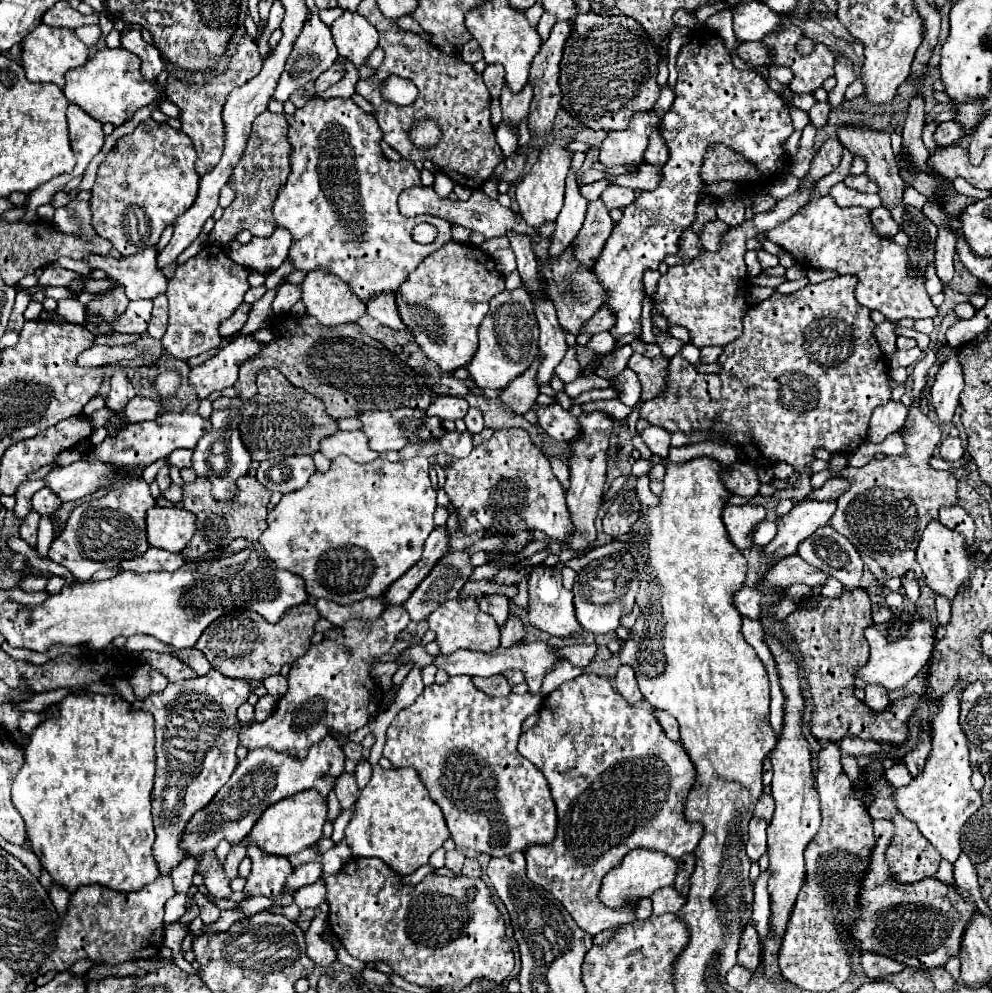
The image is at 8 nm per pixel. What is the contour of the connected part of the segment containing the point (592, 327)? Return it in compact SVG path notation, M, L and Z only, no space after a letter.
M602 308L594 314L594 318L590 318L586 322L586 328L582 328L582 334L598 334L598 332L604 332L604 330L610 330L614 326L614 312L610 308Z

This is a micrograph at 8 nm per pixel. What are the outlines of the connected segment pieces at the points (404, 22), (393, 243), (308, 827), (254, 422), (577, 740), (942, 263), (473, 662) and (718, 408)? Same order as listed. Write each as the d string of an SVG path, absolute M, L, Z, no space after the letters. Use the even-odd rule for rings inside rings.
M402 16L394 21L400 28L419 34L425 41L430 42L430 36L424 32L422 27L411 16Z
M310 98L304 108L296 110L296 114L290 118L290 130L288 140L292 144L290 154L290 166L292 174L288 176L286 186L280 188L278 200L274 202L274 218L276 224L290 230L292 234L292 248L290 248L290 260L298 270L326 270L336 276L340 276L350 288L360 296L364 302L368 302L370 296L378 292L398 292L398 284L434 250L442 248L452 236L450 236L450 224L442 218L434 216L414 216L406 218L398 212L396 200L398 194L406 188L420 186L420 172L414 168L410 160L392 162L382 156L380 140L382 130L374 116L366 114L362 108L358 108L352 98ZM420 222L434 224L438 228L438 236L432 244L416 244L412 240L412 228ZM368 224L366 232L360 232L364 228L354 226Z
M314 790L298 792L286 800L280 800L278 804L272 804L254 824L250 836L242 840L242 846L258 844L262 850L278 854L278 856L290 856L304 848L312 848L322 838L322 826L326 822L326 812L328 812L326 800L318 792Z
M264 368L256 378L256 385L258 393L250 400L224 400L222 398L222 400L214 402L216 410L222 410L226 406L236 406L244 414L240 432L242 432L242 440L244 440L248 452L252 454L252 460L262 462L262 460L276 460L276 458L286 458L286 456L300 456L300 454L312 456L314 452L318 452L320 440L338 432L338 422L326 414L326 406L322 404L322 400L314 398L312 394L308 394L302 388L292 386L286 380L286 376L282 376L276 368Z
M582 674L576 680L564 682L542 700L536 726L522 734L518 742L518 752L548 780L558 810L556 838L550 844L532 844L524 852L526 876L562 902L576 924L590 936L596 936L614 924L630 924L636 920L634 906L612 910L598 898L602 878L620 866L630 850L648 848L680 858L686 852L694 852L704 834L700 822L686 820L684 816L686 798L694 786L694 764L684 746L672 742L664 734L654 712L656 708L646 700L628 704L606 678Z
M928 200L926 208L922 210L926 216L938 226L938 238L936 238L936 256L934 256L934 266L936 266L936 276L940 278L942 286L946 286L952 276L954 276L954 244L956 236L952 234L952 228L958 226L956 220L950 220L946 212L942 212L942 206L934 200Z
M526 642L526 644L516 644L512 648L496 648L490 654L482 654L482 652L454 652L450 656L436 656L436 666L440 670L446 670L450 676L458 676L458 674L466 674L466 676L494 676L494 674L502 674L508 668L516 668L526 676L526 684L530 688L532 694L540 694L540 686L542 686L542 678L546 676L546 672L550 672L554 668L554 664L562 660L562 656L558 654L558 646L550 646L546 642Z
M846 274L846 276L836 276L832 280L826 280L826 282L820 282L820 284L808 284L806 288L794 292L794 294L774 294L770 296L768 300L752 306L748 310L748 314L744 316L744 334L726 344L724 346L724 354L720 356L720 364L722 364L722 370L718 374L700 374L696 372L696 368L686 362L680 354L676 354L674 358L670 358L670 384L666 386L666 392L662 396L658 396L658 400L648 400L642 404L640 408L640 418L644 418L646 422L650 424L658 424L658 426L664 426L666 430L670 432L684 432L684 434L690 434L694 430L702 430L702 428L712 428L712 430L718 430L718 432L726 432L726 436L722 440L728 440L728 442L734 442L744 454L740 458L738 464L732 464L728 472L722 474L722 480L726 484L726 488L732 492L732 494L738 494L738 496L746 496L746 498L754 498L758 494L758 478L756 478L756 468L764 464L764 458L770 460L770 462L788 462L794 466L794 470L800 474L800 478L792 484L792 486L786 486L784 490L778 490L774 492L774 498L776 500L792 500L792 502L800 502L804 500L806 496L812 494L812 486L810 486L810 478L812 478L812 462L814 462L814 450L816 448L824 448L828 452L838 452L838 454L852 454L864 440L866 440L866 432L868 432L868 422L870 422L870 416L874 412L876 406L880 404L886 404L890 400L890 394L892 394L892 384L890 384L890 378L886 374L886 362L884 362L884 354L882 350L878 348L878 342L874 338L874 328L876 324L872 322L870 318L870 310L868 308L862 308L862 304L858 304L858 300L854 298L854 288L856 288L856 282L858 278L852 276L852 274Z

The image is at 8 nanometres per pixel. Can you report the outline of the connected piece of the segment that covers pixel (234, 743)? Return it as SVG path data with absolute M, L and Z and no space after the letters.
M210 670L206 676L198 676L194 680L180 680L178 684L170 682L166 690L152 694L144 700L142 710L150 712L156 720L156 778L152 788L152 820L154 820L156 840L154 840L152 856L162 876L168 876L172 868L176 868L188 856L188 852L180 848L180 840L184 836L186 824L198 810L210 804L210 800L228 782L228 778L232 776L238 764L236 748L238 748L240 724L236 718L236 710L242 702L248 700L250 694L252 694L250 680L234 680L222 676L218 670Z

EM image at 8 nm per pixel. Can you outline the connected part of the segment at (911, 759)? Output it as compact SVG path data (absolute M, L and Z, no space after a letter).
M922 732L922 738L920 738L920 744L916 746L914 752L908 752L904 756L906 760L906 766L912 774L912 778L916 778L922 770L924 770L924 764L926 764L926 758L930 754L930 734L928 732Z

